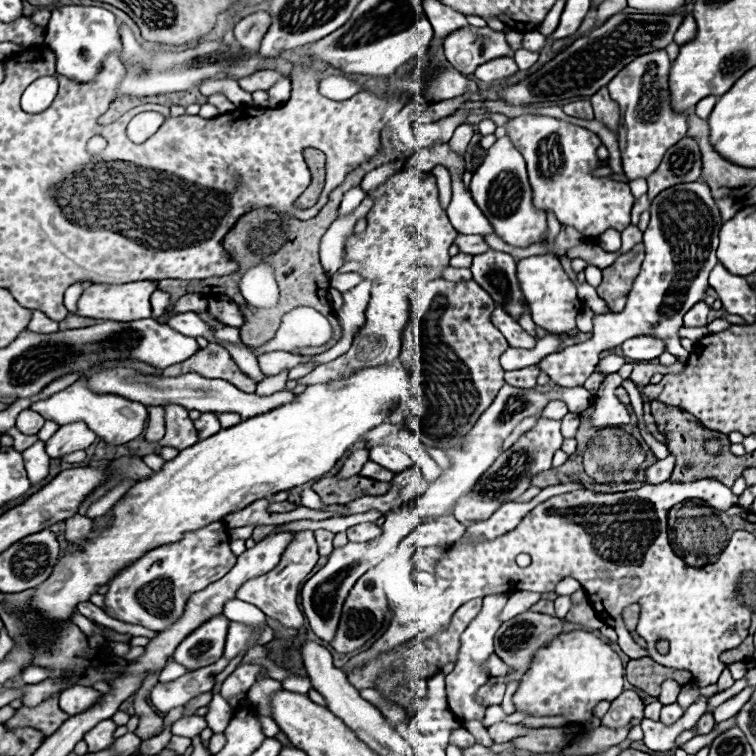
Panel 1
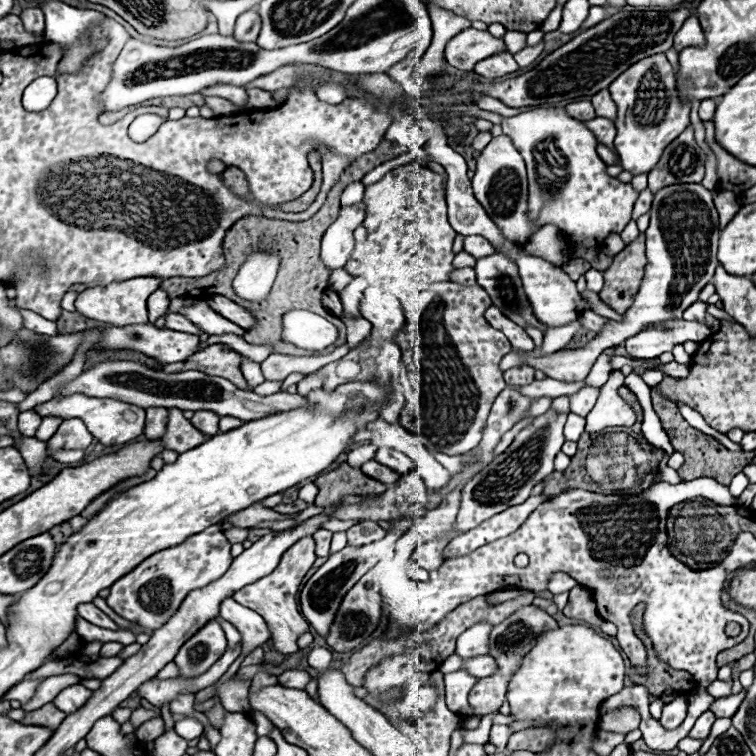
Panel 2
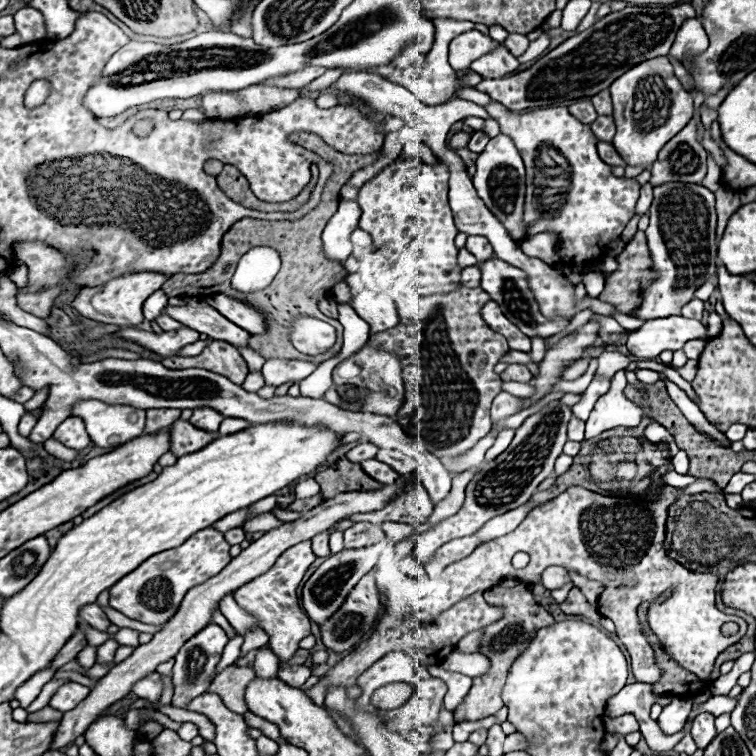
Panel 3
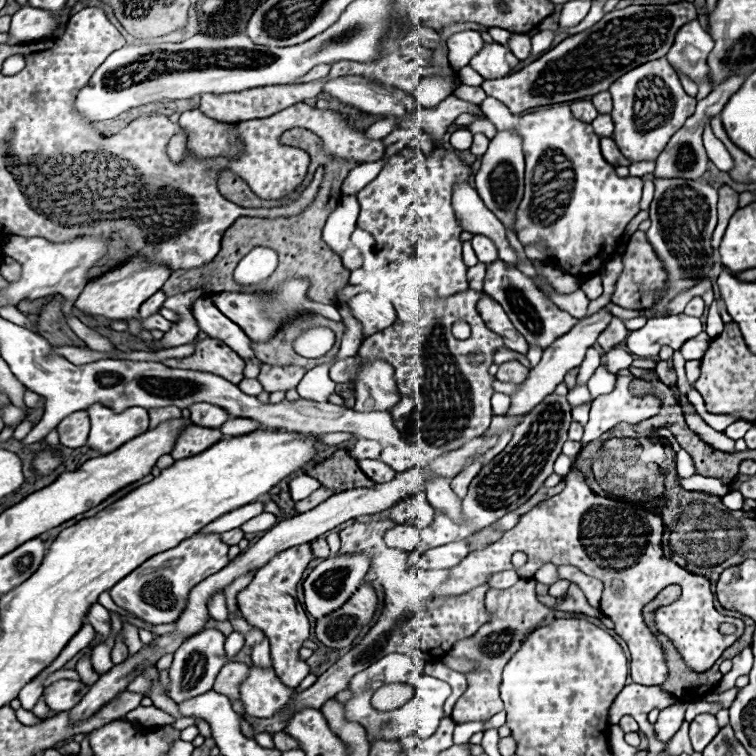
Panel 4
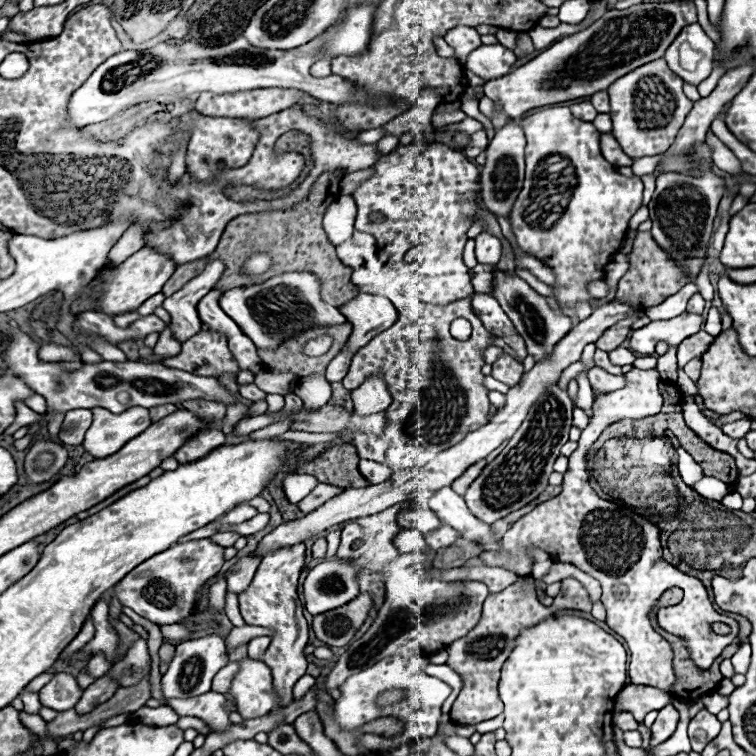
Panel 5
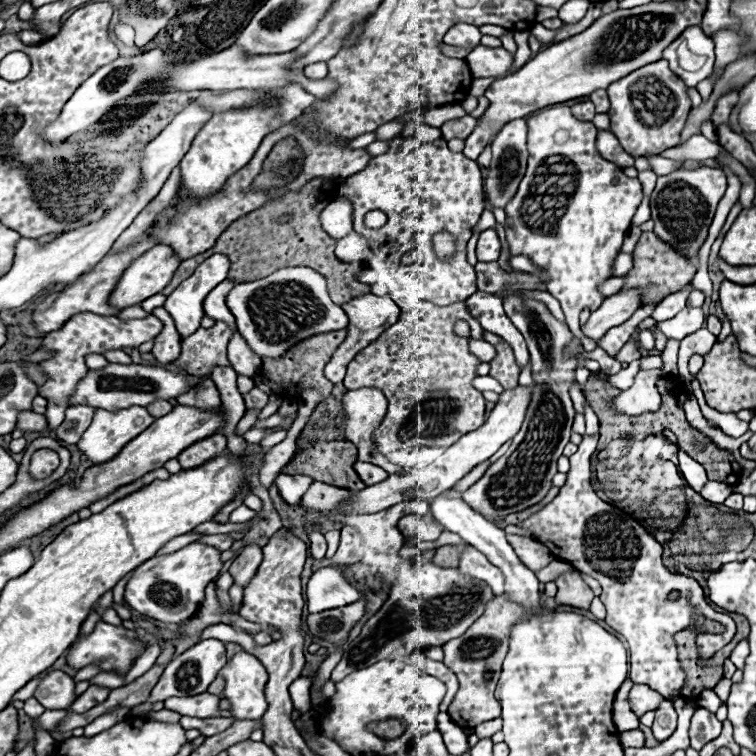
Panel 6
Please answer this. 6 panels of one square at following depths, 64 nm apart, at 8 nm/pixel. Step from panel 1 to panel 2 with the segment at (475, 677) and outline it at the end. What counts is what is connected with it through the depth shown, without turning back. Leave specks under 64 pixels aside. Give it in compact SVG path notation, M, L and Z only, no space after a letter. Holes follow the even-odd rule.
M482 622L482 624L476 624L474 628L468 628L466 632L462 632L462 636L458 636L456 654L460 654L462 658L488 654L488 634L490 634L492 624ZM464 670L458 672L450 672L444 674L444 684L446 684L446 706L452 712L458 714L468 714L470 706L468 706L468 694L472 690L472 686L476 684L478 678L470 676Z

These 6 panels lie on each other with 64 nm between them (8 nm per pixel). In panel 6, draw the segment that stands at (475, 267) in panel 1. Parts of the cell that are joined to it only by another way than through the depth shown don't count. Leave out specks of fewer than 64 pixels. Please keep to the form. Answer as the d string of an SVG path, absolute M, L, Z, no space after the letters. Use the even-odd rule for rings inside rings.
M510 294L508 298L504 298L504 310L528 342L536 386L522 428L514 436L508 452L464 492L464 500L468 500L468 504L484 516L508 516L526 510L538 504L548 494L548 490L552 488L552 478L558 472L558 458L562 456L564 446L570 442L572 420L576 414L570 400L570 386L576 382L574 370L580 358L566 354L566 342L572 340L572 332L568 330L568 326L556 320L540 300Z

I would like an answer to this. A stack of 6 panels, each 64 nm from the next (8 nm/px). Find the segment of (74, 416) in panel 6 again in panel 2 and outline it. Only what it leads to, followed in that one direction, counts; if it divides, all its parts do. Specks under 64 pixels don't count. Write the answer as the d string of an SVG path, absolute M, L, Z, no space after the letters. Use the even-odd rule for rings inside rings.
M70 418L70 420L64 420L60 424L56 434L48 440L48 446L52 450L60 450L60 448L66 448L66 450L84 450L84 448L88 448L92 444L92 440L94 438L86 430L82 420Z

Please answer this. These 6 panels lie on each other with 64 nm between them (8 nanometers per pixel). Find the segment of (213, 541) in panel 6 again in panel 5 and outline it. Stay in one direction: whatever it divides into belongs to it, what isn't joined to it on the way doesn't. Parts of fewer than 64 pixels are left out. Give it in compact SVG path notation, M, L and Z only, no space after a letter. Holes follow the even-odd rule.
M218 532L218 534L212 534L210 540L214 540L214 544L222 546L222 548L228 548L228 546L234 546L234 542L238 540L240 536L236 532Z

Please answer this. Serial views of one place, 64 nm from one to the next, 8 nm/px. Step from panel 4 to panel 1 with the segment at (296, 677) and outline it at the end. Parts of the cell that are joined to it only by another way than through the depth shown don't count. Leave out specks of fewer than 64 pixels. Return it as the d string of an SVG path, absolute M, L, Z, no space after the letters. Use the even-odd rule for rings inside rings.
M302 530L296 532L296 538L288 544L286 552L282 554L280 564L270 570L268 574L248 580L238 592L236 598L244 600L248 604L254 604L256 608L260 608L268 618L276 620L280 626L284 628L294 628L300 630L304 626L304 616L298 610L298 592L302 582L306 580L306 576L310 574L310 570L316 566L318 560L318 552L316 552L316 540L314 540L314 532L312 530ZM290 676L290 678L282 680L282 688L292 690L292 692L300 692L300 694L308 694L310 678L308 676Z

